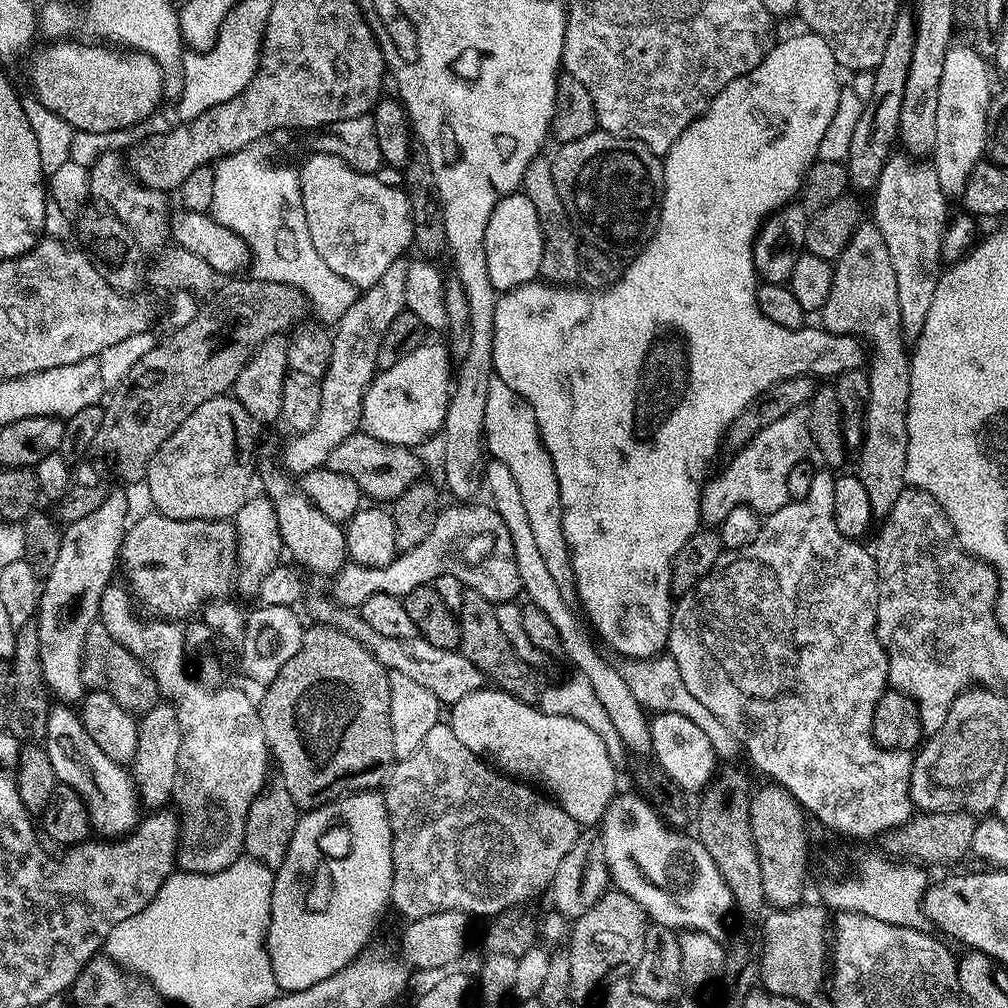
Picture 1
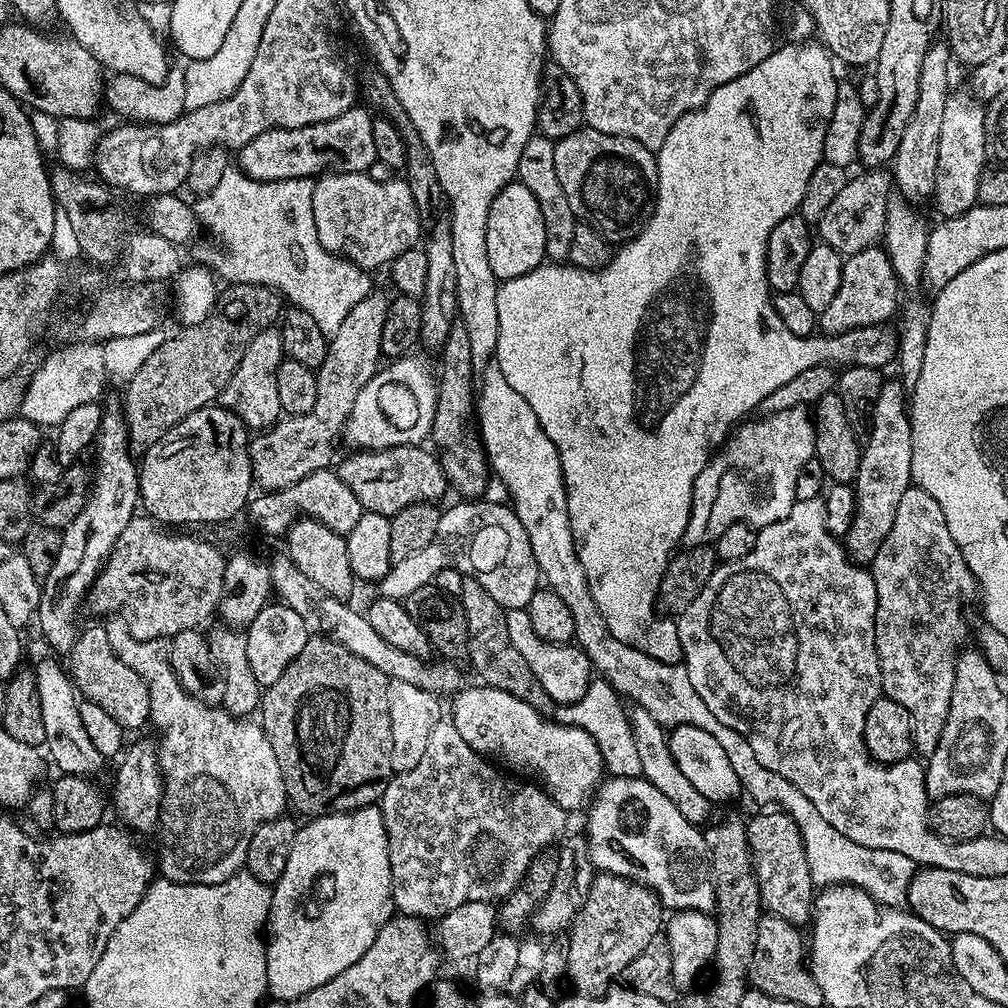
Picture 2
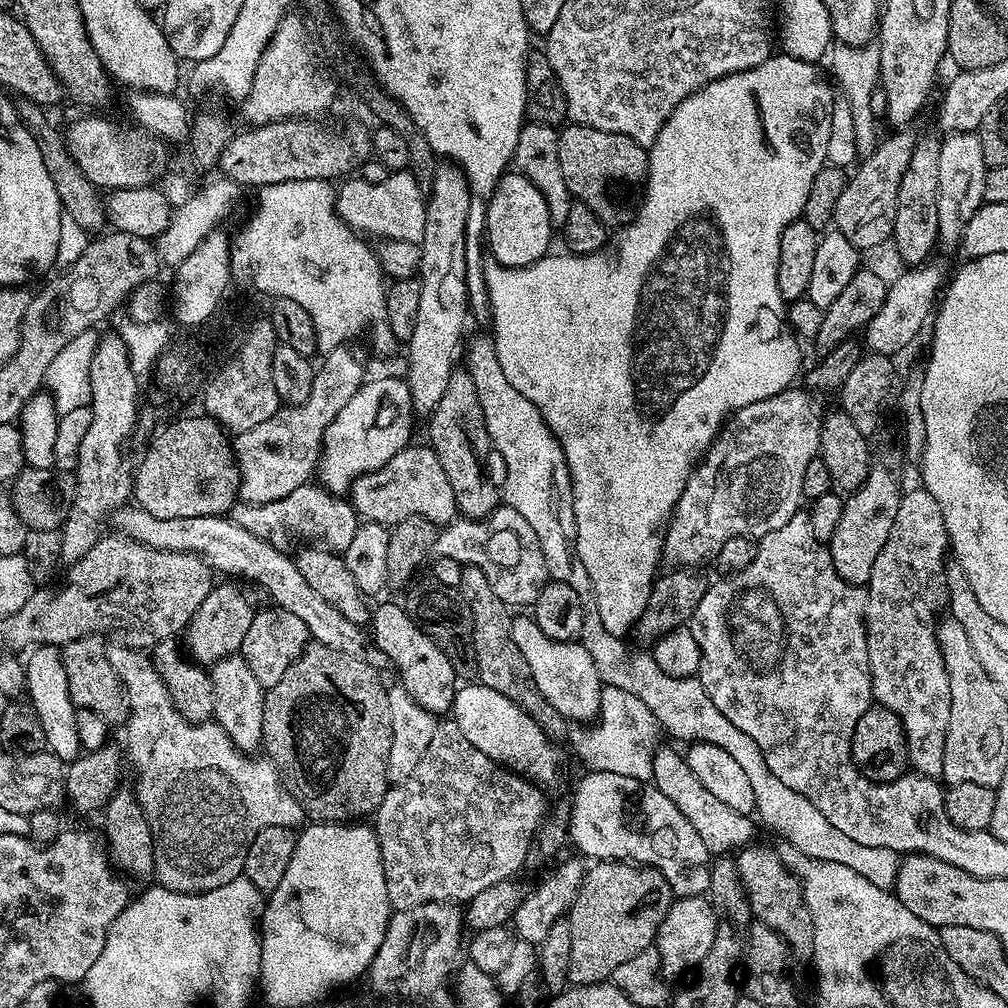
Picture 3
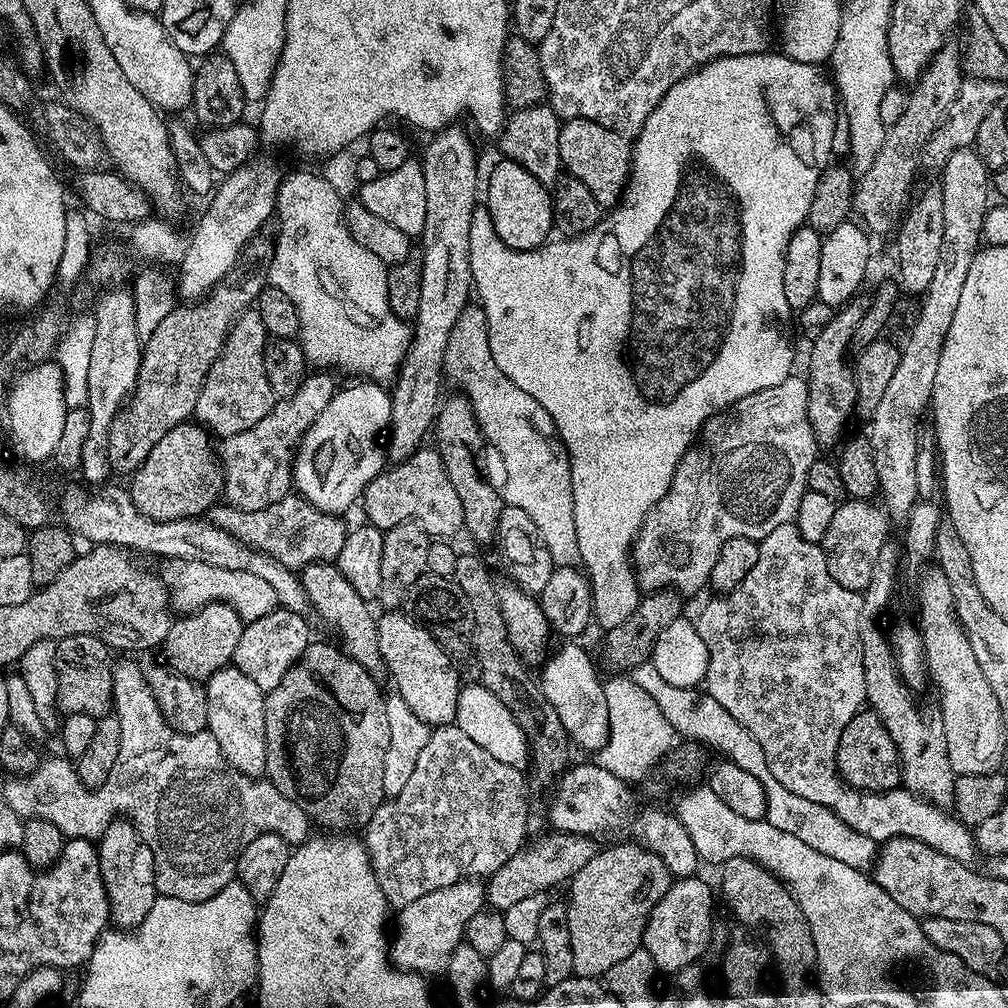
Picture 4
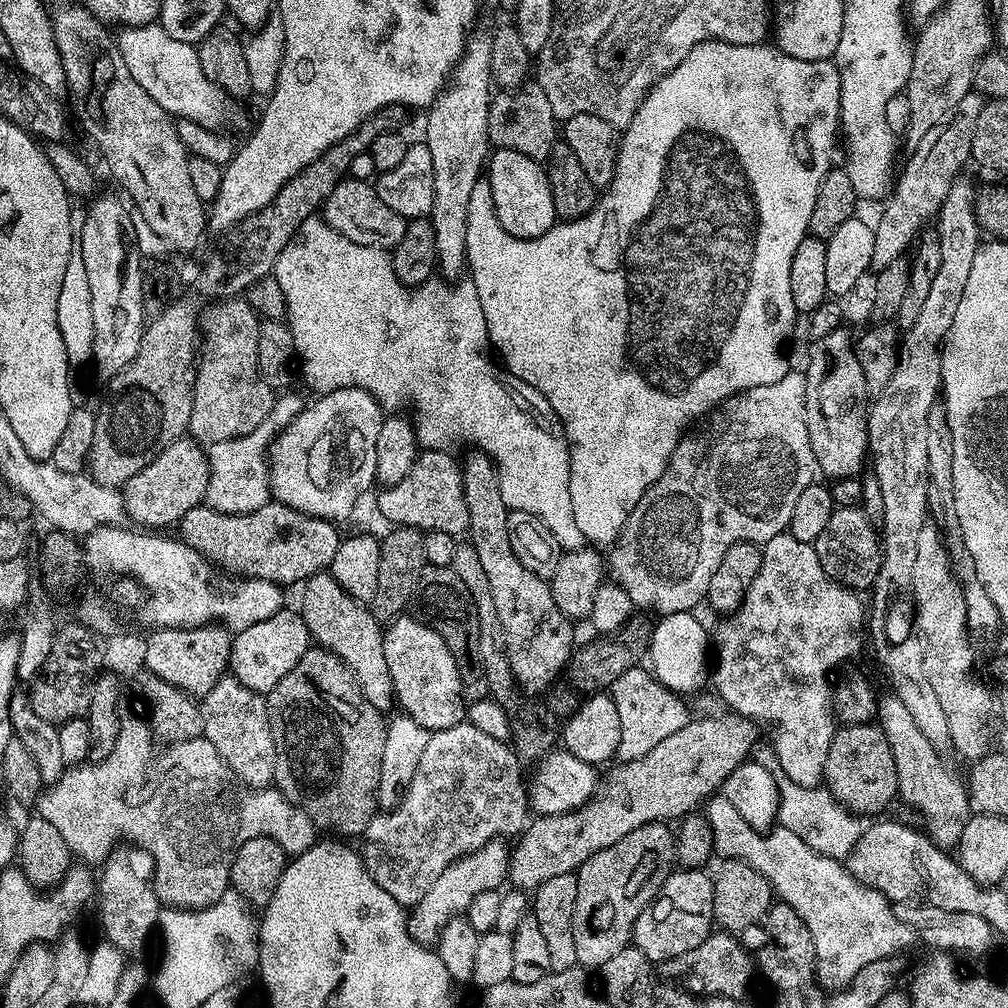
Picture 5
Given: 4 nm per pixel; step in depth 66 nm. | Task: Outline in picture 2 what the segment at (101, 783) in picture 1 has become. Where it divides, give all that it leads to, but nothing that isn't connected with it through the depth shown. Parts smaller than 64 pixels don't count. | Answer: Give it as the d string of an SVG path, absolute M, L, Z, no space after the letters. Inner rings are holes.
M40 660L34 664L36 674L38 702L42 706L42 723L46 729L46 738L43 747L46 756L60 767L61 773L70 776L91 777L102 764L98 750L94 750L94 742L86 735L82 726L80 713L81 701L78 699L76 688L72 684L72 677L62 669L62 664L56 660ZM48 748L48 752L47 752ZM52 759L52 760L51 760Z

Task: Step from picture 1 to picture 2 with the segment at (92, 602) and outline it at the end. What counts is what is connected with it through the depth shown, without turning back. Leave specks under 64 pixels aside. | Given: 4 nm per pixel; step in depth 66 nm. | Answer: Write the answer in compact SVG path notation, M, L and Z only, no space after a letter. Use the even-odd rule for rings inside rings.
M119 407L108 408L100 423L100 433L96 436L96 477L90 480L90 495L86 506L62 532L62 546L58 558L50 569L50 574L42 578L38 621L44 640L56 652L67 654L76 645L78 627L76 619L80 608L85 607L86 597L96 575L104 567L105 560L112 553L118 534L137 515L140 504L140 474L137 461L132 461L128 439L128 423L124 421L123 411Z

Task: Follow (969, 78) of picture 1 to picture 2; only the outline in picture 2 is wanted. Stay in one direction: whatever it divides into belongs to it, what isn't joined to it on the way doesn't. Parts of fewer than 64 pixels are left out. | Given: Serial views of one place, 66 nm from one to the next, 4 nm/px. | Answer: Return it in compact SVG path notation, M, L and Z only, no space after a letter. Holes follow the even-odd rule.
M967 91L964 92L957 96L956 93L949 95L942 118L942 134L938 134L938 174L934 182L934 205L944 218L957 216L976 207L978 178L990 156L984 125L985 105Z

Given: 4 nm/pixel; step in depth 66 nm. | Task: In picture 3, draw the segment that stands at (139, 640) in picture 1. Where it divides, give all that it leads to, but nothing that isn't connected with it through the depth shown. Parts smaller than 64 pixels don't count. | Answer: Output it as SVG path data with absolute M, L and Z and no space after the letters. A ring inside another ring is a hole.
M119 642L109 643L106 647L106 658L110 662L110 670L118 674L121 684L124 686L124 700L128 703L128 718L126 729L128 728L128 752L126 748L126 760L132 763L132 768L136 771L136 786L134 793L137 802L144 811L146 822L152 831L153 842L155 844L155 869L154 879L159 887L170 890L171 892L209 892L218 886L226 886L226 882L237 879L244 871L244 859L248 853L250 842L258 834L258 830L266 830L266 826L282 826L283 828L299 829L305 823L306 817L300 803L284 789L284 783L276 773L276 767L267 758L255 760L255 755L247 752L240 752L230 742L230 738L214 722L207 724L191 724L173 706L170 694L158 674L158 670L153 666L151 659L139 648L127 648L125 644Z

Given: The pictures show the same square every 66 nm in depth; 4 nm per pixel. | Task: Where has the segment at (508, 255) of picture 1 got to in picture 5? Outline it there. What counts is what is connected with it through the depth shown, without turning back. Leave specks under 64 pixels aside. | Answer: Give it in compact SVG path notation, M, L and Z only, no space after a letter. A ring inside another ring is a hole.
M497 148L486 164L486 179L496 208L496 221L517 240L533 240L546 234L557 223L552 191L545 165L518 154L518 150Z

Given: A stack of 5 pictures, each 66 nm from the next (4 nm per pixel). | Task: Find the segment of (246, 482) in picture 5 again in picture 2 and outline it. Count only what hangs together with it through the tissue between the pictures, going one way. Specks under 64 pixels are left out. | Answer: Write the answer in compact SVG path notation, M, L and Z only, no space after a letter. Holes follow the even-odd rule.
M369 291L368 296L346 314L328 341L326 358L322 366L315 369L318 398L311 410L301 416L281 418L271 428L251 437L248 453L252 478L259 487L261 484L261 489L278 492L286 486L294 486L294 482L302 482L306 474L314 474L333 463L332 447L336 439L341 439L354 410L355 398L381 367L382 326L386 326L389 303L390 296L386 293Z

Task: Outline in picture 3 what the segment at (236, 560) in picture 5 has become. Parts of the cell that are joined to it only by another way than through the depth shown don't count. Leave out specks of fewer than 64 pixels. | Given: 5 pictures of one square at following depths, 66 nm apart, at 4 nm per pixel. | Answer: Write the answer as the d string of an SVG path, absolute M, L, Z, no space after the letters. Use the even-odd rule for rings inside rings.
M309 482L298 486L298 490L278 498L278 502L265 504L245 504L238 502L232 507L230 518L238 526L250 530L262 542L270 542L278 550L288 552L297 546L308 546L313 542L322 542L323 547L342 554L346 546L354 539L354 534L362 523L351 503L343 495L328 492L319 483Z

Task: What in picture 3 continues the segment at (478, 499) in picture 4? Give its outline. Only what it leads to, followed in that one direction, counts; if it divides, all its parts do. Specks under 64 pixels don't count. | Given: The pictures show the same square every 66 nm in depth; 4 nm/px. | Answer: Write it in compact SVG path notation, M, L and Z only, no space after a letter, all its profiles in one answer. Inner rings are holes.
M467 367L453 368L446 390L443 391L442 398L434 406L426 422L428 422L427 443L434 450L434 454L438 454L438 462L442 462L442 470L446 473L450 487L454 489L457 513L470 520L482 520L495 508L501 507L501 489L497 481L495 484L488 477L488 468L484 465L492 448L492 440L486 430L486 418L482 414L478 386L474 386L474 378Z

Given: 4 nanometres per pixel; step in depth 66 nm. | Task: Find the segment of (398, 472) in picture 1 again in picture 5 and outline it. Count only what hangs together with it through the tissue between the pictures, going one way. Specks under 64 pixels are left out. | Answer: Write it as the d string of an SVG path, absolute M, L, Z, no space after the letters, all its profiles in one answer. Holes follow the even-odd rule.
M421 451L402 482L379 489L376 508L389 520L389 525L419 528L424 532L445 532L457 538L467 533L468 510L462 482L462 464L448 452L451 451Z

